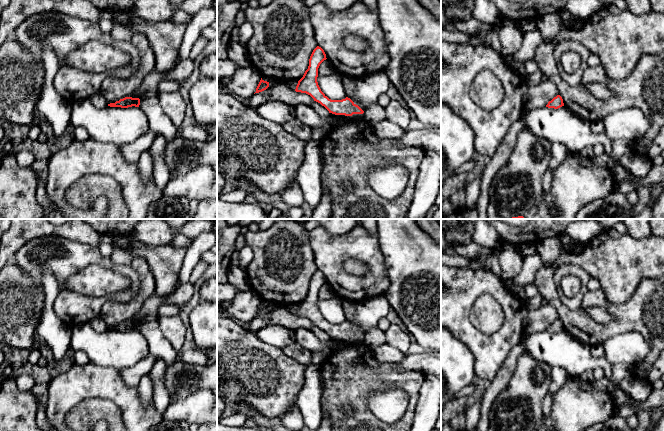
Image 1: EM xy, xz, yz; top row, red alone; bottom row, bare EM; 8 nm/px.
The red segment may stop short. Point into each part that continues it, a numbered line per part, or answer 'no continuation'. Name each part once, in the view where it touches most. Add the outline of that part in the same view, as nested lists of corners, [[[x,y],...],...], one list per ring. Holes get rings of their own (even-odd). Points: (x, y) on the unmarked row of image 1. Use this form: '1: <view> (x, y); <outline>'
no continuation

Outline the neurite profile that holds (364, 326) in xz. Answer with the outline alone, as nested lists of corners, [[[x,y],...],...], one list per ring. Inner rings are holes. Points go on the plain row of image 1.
[[[385,296],[356,302],[355,317],[350,323],[365,337],[367,331],[371,327],[377,326],[378,321],[386,317],[390,309],[390,303]]]

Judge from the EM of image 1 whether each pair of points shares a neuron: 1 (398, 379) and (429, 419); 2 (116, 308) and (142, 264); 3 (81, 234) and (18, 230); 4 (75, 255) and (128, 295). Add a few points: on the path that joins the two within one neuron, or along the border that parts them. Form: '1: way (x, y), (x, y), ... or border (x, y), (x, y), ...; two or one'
1: border (423, 380), (420, 386), (415, 415), (412, 420); two
2: way (130, 308), (144, 294), (146, 278); one
3: way (65, 230), (34, 229); one
4: way (94, 256), (115, 268), (125, 270), (131, 276); one

